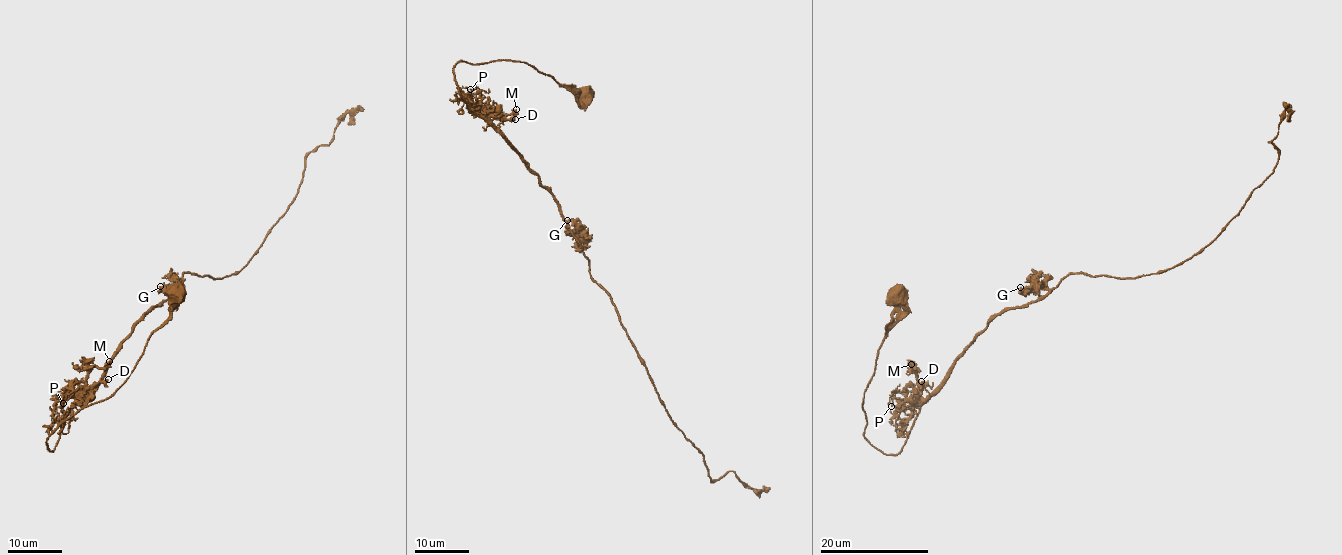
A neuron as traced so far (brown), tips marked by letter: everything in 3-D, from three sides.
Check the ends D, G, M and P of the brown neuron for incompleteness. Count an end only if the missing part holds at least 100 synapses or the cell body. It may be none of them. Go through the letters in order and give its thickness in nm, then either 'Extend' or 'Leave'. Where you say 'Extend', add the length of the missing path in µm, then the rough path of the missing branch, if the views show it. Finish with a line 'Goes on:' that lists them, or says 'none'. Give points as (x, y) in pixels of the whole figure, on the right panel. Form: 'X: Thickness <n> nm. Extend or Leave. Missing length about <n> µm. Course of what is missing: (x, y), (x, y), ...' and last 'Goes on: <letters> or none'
D: Thickness 340 nm. Leave
G: Thickness 420 nm. Leave
M: Thickness 460 nm. Leave
P: Thickness 140 nm. Leave
Goes on: none

